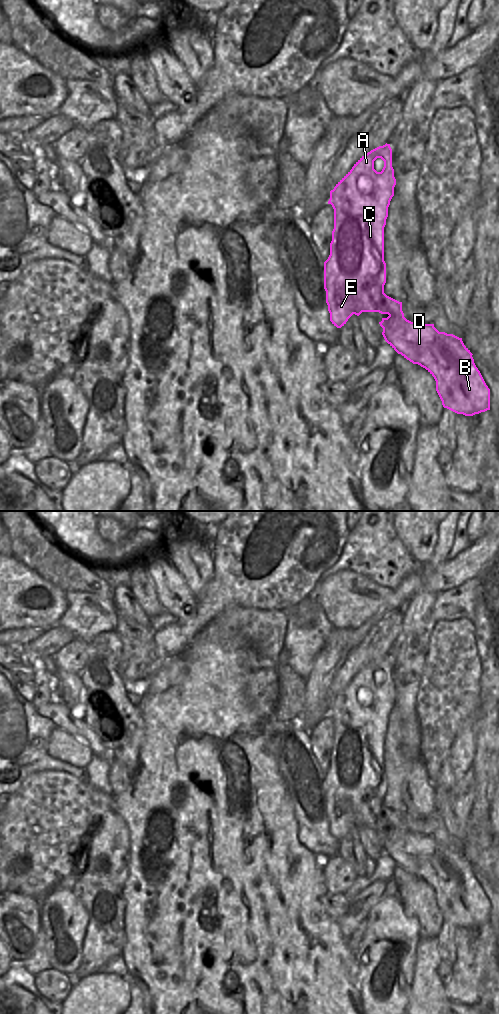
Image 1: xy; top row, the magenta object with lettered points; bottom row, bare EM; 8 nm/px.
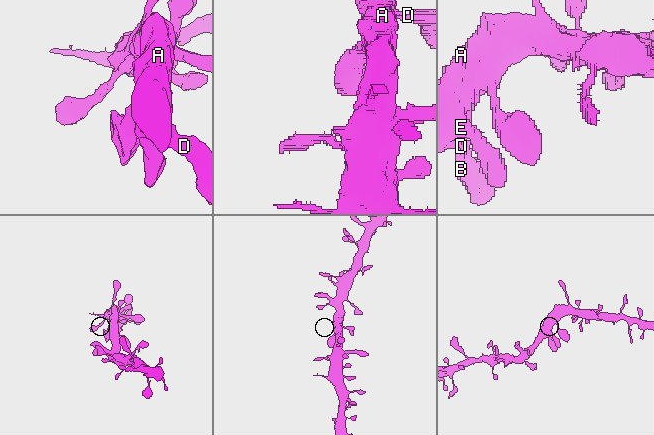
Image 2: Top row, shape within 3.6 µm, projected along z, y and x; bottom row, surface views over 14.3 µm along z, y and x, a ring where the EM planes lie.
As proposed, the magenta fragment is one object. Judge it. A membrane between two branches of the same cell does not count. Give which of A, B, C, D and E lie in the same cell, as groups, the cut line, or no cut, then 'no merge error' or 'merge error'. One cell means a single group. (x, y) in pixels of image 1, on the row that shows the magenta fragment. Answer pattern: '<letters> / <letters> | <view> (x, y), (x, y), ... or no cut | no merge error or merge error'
A B C D E | no cut | no merge error

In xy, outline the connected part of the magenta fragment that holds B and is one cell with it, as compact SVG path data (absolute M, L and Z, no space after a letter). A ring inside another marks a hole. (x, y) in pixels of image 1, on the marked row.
M386 143L362 156L330 191L328 204L334 209L334 229L330 255L324 262L324 289L330 321L337 328L341 328L353 314L388 314L387 318L382 318L379 322L385 341L398 354L425 368L434 377L436 391L444 408L465 416L490 410L490 389L462 338L439 332L434 324L407 320L402 311L402 302L384 293L384 227L395 185L392 149L390 144ZM377 158L384 161L381 172L374 169L374 161Z

